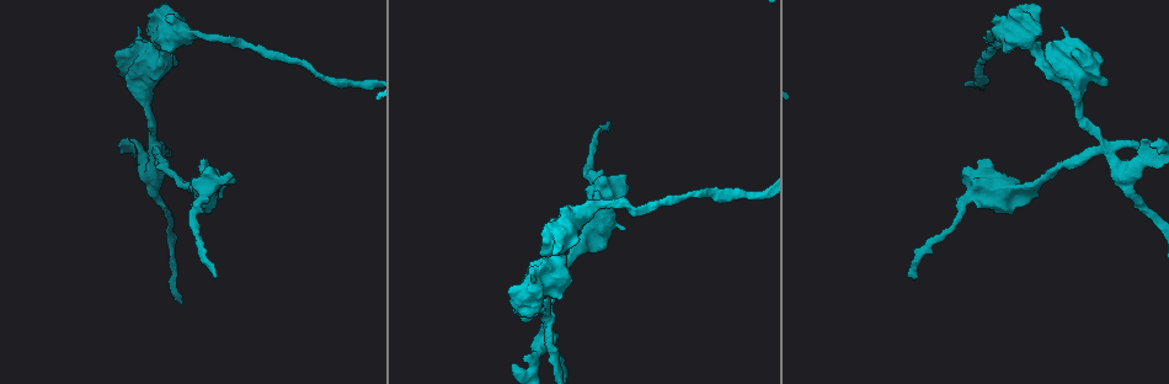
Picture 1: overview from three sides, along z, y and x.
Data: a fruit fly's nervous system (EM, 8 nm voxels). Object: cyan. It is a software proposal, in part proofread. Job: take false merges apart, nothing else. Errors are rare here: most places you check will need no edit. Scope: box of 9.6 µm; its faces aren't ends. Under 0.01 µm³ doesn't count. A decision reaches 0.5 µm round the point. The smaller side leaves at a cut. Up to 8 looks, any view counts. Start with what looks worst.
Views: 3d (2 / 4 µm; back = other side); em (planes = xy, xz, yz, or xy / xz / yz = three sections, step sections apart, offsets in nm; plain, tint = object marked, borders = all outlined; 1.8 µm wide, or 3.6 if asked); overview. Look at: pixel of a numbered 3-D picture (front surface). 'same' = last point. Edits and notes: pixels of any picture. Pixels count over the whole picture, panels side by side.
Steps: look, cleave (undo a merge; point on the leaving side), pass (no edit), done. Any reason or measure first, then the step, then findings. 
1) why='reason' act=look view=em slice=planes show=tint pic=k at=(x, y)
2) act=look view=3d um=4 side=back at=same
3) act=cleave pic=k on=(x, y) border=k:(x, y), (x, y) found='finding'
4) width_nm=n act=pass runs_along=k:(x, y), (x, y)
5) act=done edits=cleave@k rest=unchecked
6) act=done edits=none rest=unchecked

act=look view=3d um=2 pic=1 at=(548, 316)

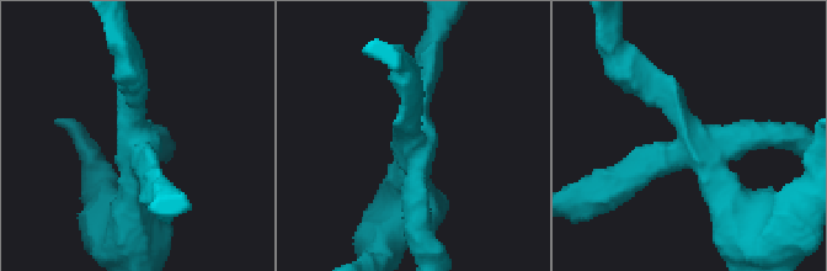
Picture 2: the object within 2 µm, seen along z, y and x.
arms=4 why='need the tissue' act=look view=em um=3.6 slice=planes show=tint pic=2 at=(680, 144)

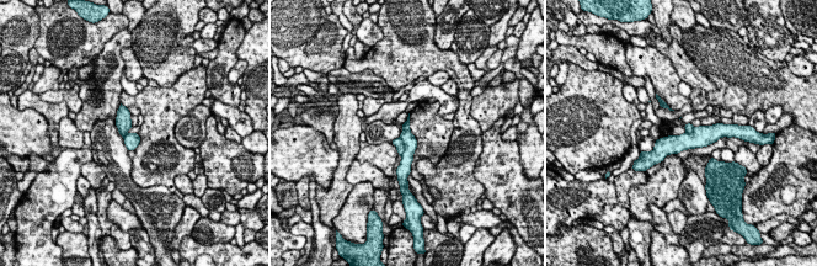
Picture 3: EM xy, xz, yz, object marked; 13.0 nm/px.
act=cleave pic=3 on=(409, 139) part_leaving=3:(717, 129), (666, 145), (653, 155) found='a second cell is stuck on'

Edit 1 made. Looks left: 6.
why='see it whole again' act=look view=overview

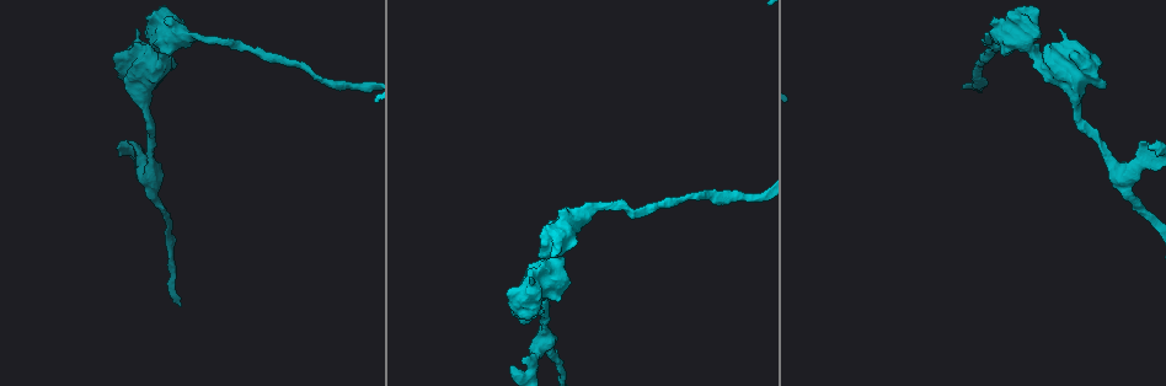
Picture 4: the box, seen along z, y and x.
why='calibre changes' act=look view=3d um=4 pic=4 at=(165, 26)

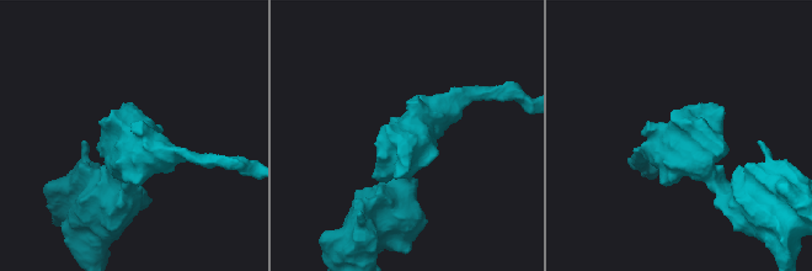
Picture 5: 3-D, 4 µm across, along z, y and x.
why='need the tissue' act=look view=em slice=yz step=16 show=tint pic=5 at=(125, 135)

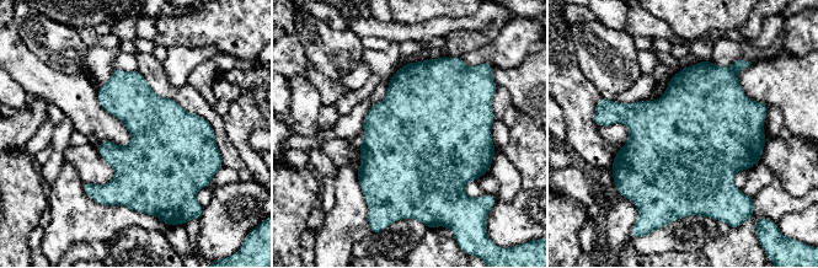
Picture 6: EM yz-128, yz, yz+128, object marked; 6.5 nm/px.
act=pass found='all the same cell'

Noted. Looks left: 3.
act=done edits=cleave@3 rest=unchecked

